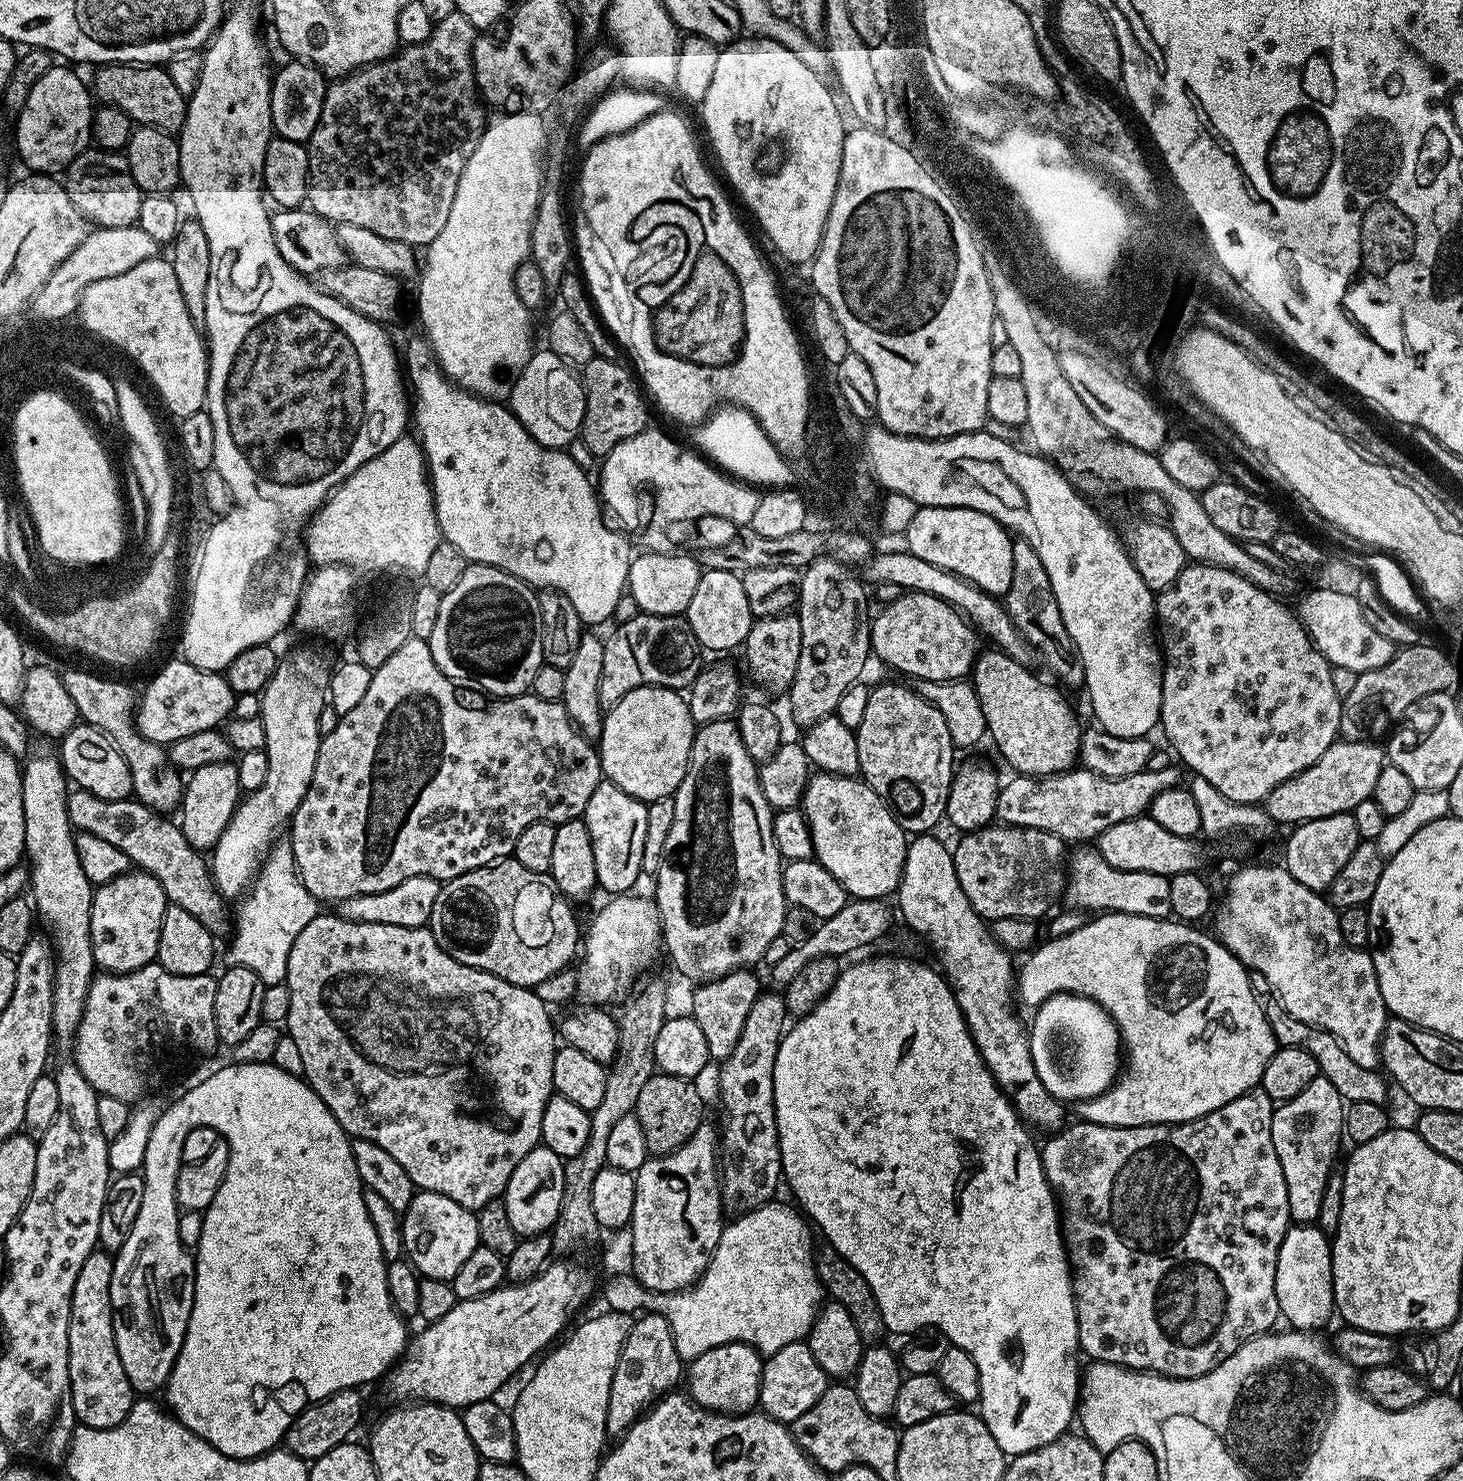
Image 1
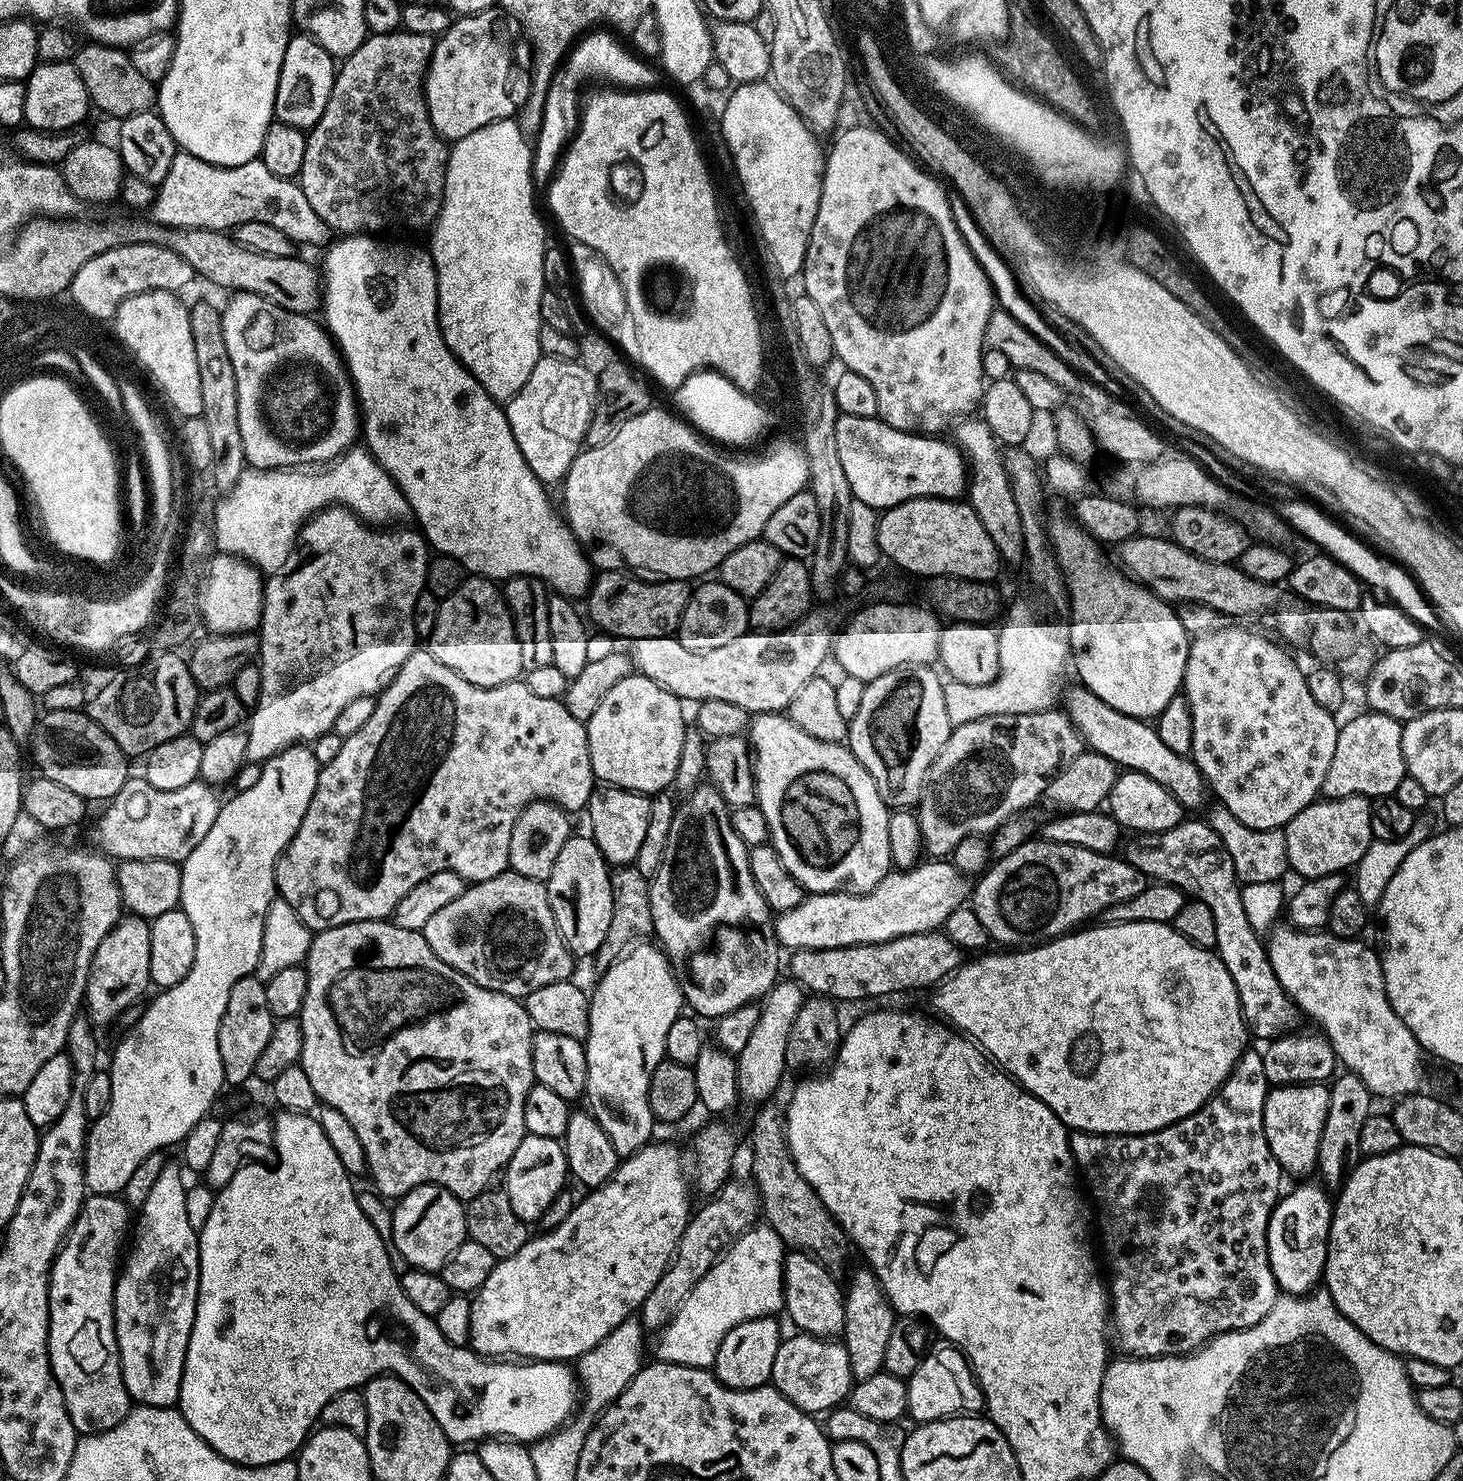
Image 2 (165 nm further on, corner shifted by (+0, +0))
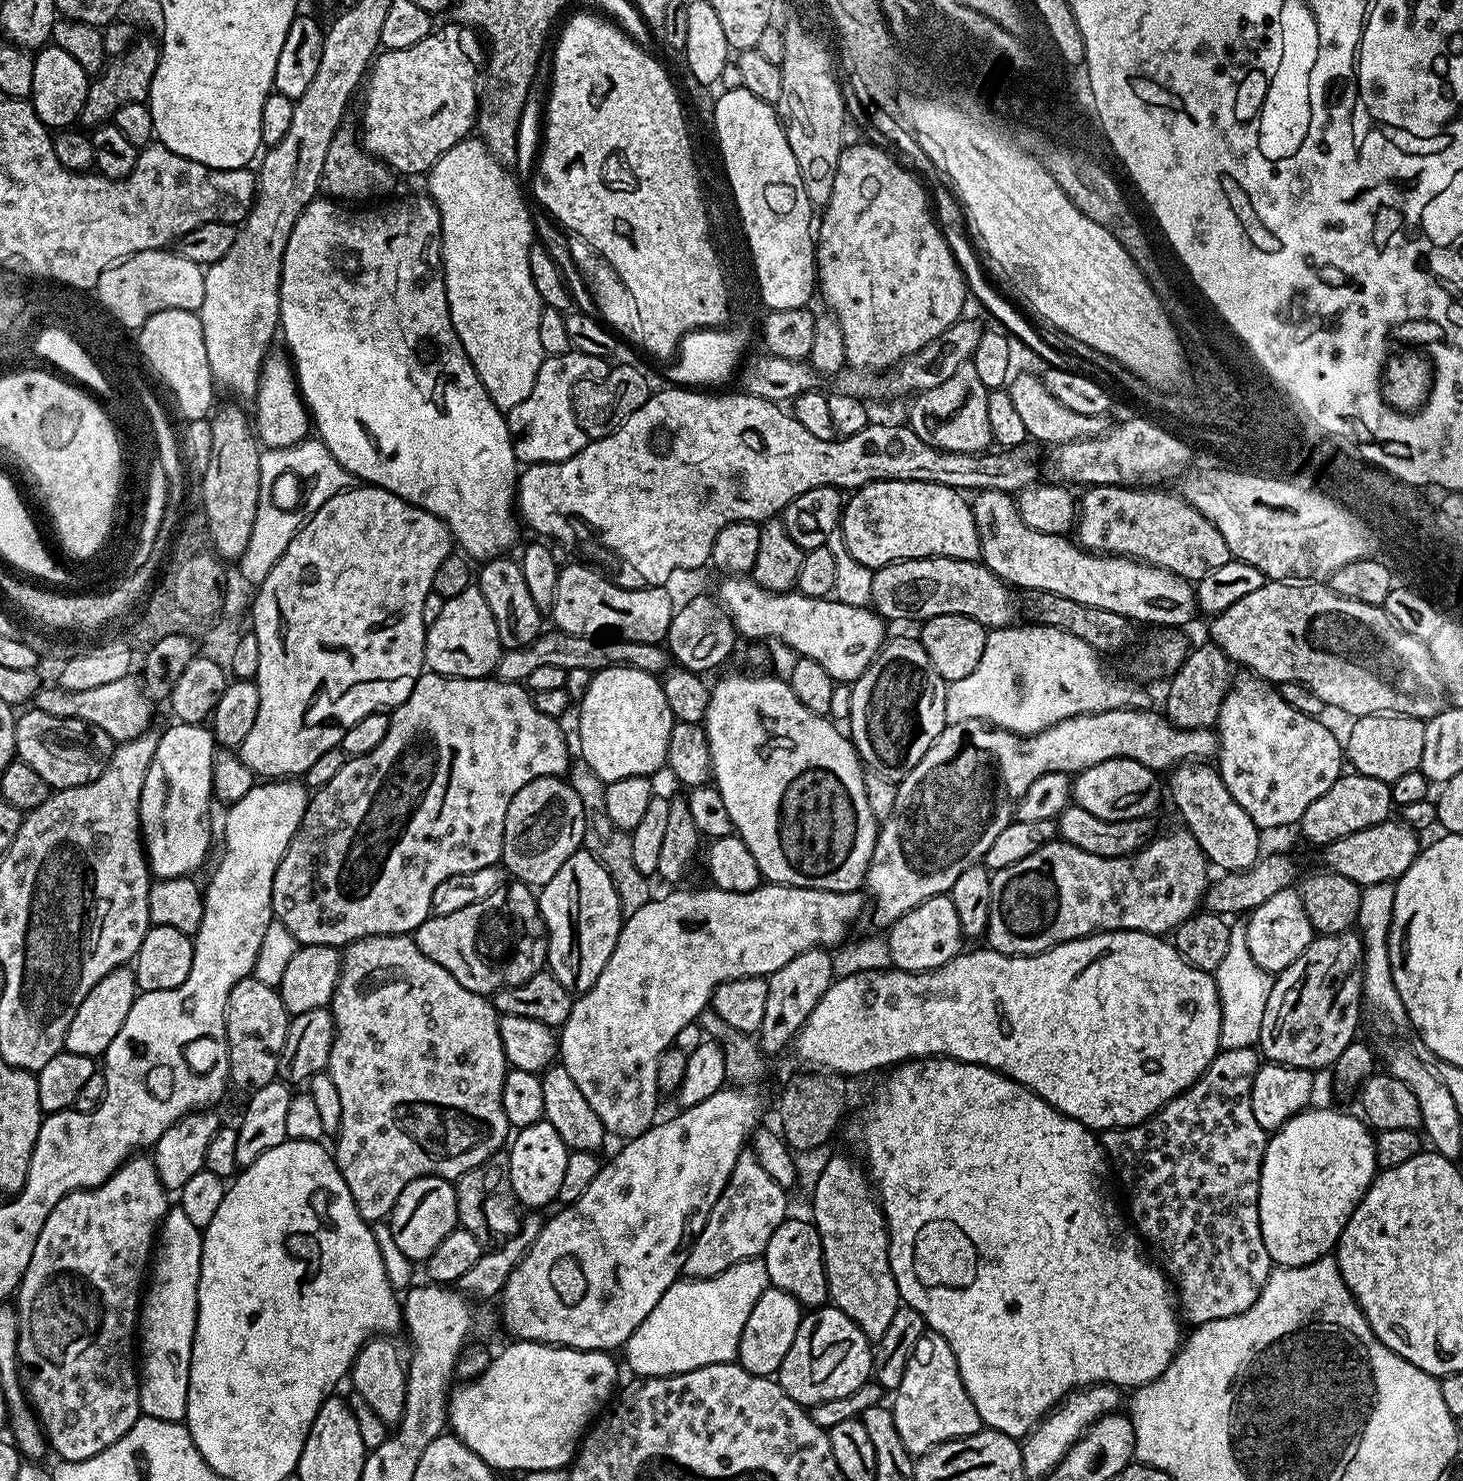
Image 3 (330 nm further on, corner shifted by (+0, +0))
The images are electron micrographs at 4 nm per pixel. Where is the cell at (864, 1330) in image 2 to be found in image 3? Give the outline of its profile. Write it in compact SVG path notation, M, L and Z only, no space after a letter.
M832 1156L825 1162L812 1188L810 1219L818 1230L818 1238L822 1238L829 1301L840 1308L842 1314L849 1316L870 1342L875 1342L882 1338L882 1334L886 1334L894 1314L902 1307L902 1301L888 1257L888 1226L884 1223L884 1212L867 1171L857 1164L848 1156Z

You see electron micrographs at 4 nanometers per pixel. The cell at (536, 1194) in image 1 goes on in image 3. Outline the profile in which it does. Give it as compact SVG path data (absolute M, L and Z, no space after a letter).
M542 1119L534 1126L526 1126L515 1133L510 1147L507 1149L508 1161L510 1162L510 1186L514 1186L514 1194L521 1205L528 1210L540 1210L544 1208L551 1200L555 1201L562 1190L562 1177L566 1174L566 1158L569 1148L564 1145L558 1130L550 1126L548 1120Z

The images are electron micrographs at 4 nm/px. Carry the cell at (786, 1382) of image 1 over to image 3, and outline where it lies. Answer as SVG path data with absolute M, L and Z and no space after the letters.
M814 1308L800 1317L798 1334L794 1334L794 1342L790 1342L786 1358L782 1358L778 1382L794 1402L805 1406L830 1402L830 1398L846 1398L858 1386L869 1383L873 1351L866 1334L840 1308Z

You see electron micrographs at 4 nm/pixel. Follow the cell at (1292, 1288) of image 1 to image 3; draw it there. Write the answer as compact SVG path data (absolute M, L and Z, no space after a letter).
M1316 1107L1305 1108L1297 1116L1290 1117L1283 1128L1271 1133L1264 1151L1258 1198L1262 1242L1266 1242L1273 1265L1282 1268L1301 1268L1329 1255L1340 1241L1346 1222L1350 1222L1354 1210L1378 1175L1376 1141L1369 1125L1359 1115Z

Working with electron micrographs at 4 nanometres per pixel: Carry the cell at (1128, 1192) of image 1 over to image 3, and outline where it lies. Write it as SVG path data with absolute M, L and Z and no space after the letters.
M1255 1047L1225 1048L1217 1052L1210 1062L1210 1066L1197 1078L1195 1084L1190 1085L1182 1094L1175 1096L1169 1104L1162 1105L1149 1120L1143 1120L1141 1124L1136 1124L1133 1128L1110 1128L1099 1133L1100 1142L1104 1145L1104 1154L1108 1157L1115 1175L1116 1172L1120 1175L1120 1184L1124 1187L1125 1198L1128 1199L1127 1215L1130 1217L1135 1231L1149 1245L1152 1243L1156 1247L1156 1252L1160 1255L1158 1263L1178 1293L1179 1315L1187 1323L1189 1320L1189 1325L1192 1326L1214 1322L1218 1318L1234 1318L1238 1314L1250 1310L1250 1306L1254 1306L1254 1302L1258 1302L1258 1298L1262 1294L1262 1286L1266 1286L1268 1275L1271 1274L1274 1267L1270 1254L1266 1250L1266 1242L1262 1242L1262 1226L1258 1214L1260 1175L1269 1133L1265 1132L1262 1126L1258 1126L1258 1118L1254 1118L1254 1106L1250 1106L1254 1074L1258 1074L1261 1063L1261 1053Z

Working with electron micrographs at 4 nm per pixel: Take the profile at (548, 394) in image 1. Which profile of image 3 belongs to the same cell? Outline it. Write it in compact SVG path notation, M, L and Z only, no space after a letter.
M569 350L561 356L544 357L538 378L534 378L534 390L530 390L530 395L523 402L518 402L518 406L507 409L506 412L512 445L521 465L560 464L584 449L590 437L580 425L578 407L572 401L572 395L576 392L579 380L593 376L593 381L599 382L604 379L609 367L609 361L575 350Z

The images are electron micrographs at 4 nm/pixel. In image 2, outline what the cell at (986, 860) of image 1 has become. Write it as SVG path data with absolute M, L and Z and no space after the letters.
M1043 838L1025 840L1010 854L999 857L977 880L980 881L977 884L975 881L970 892L970 906L974 914L978 914L978 922L986 926L989 937L995 943L997 940L1000 946L1035 946L1055 940L1079 929L1085 922L1091 921L1088 920L1091 916L1099 917L1116 903L1134 898L1143 892L1146 885L1146 878L1123 858Z

